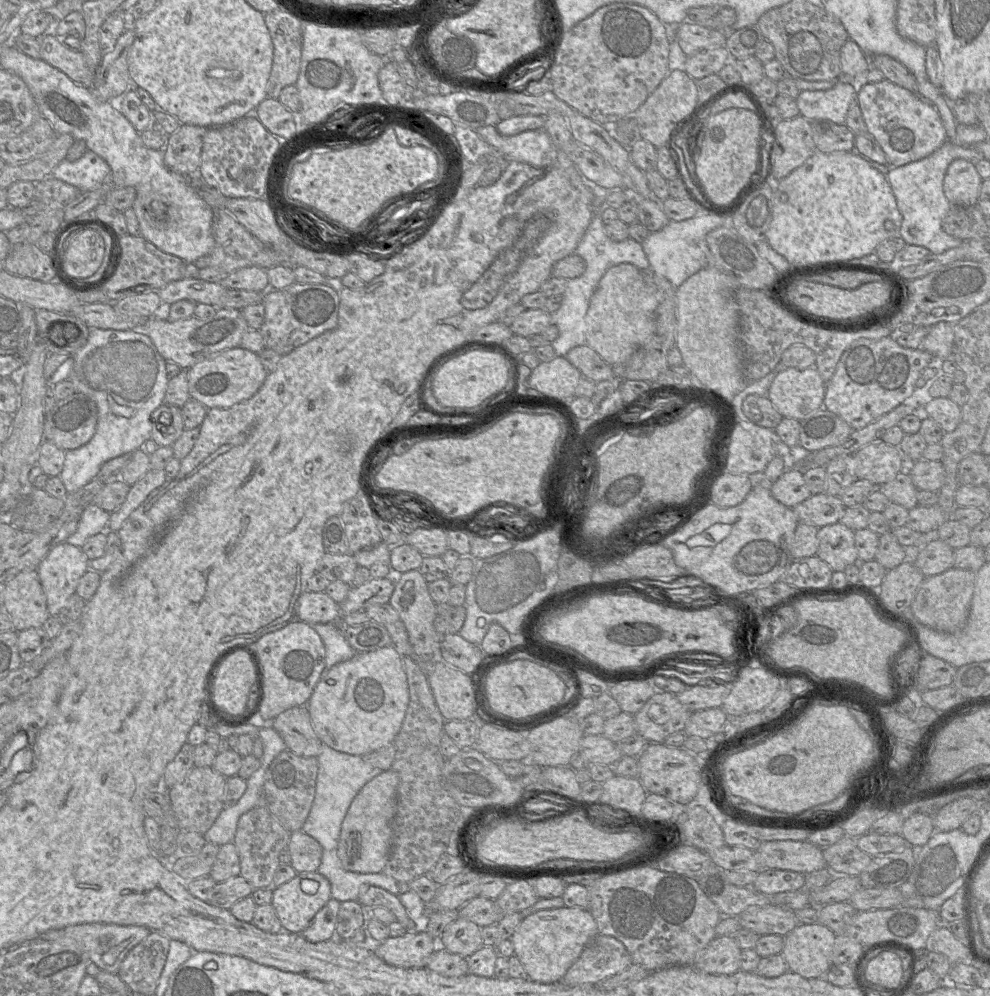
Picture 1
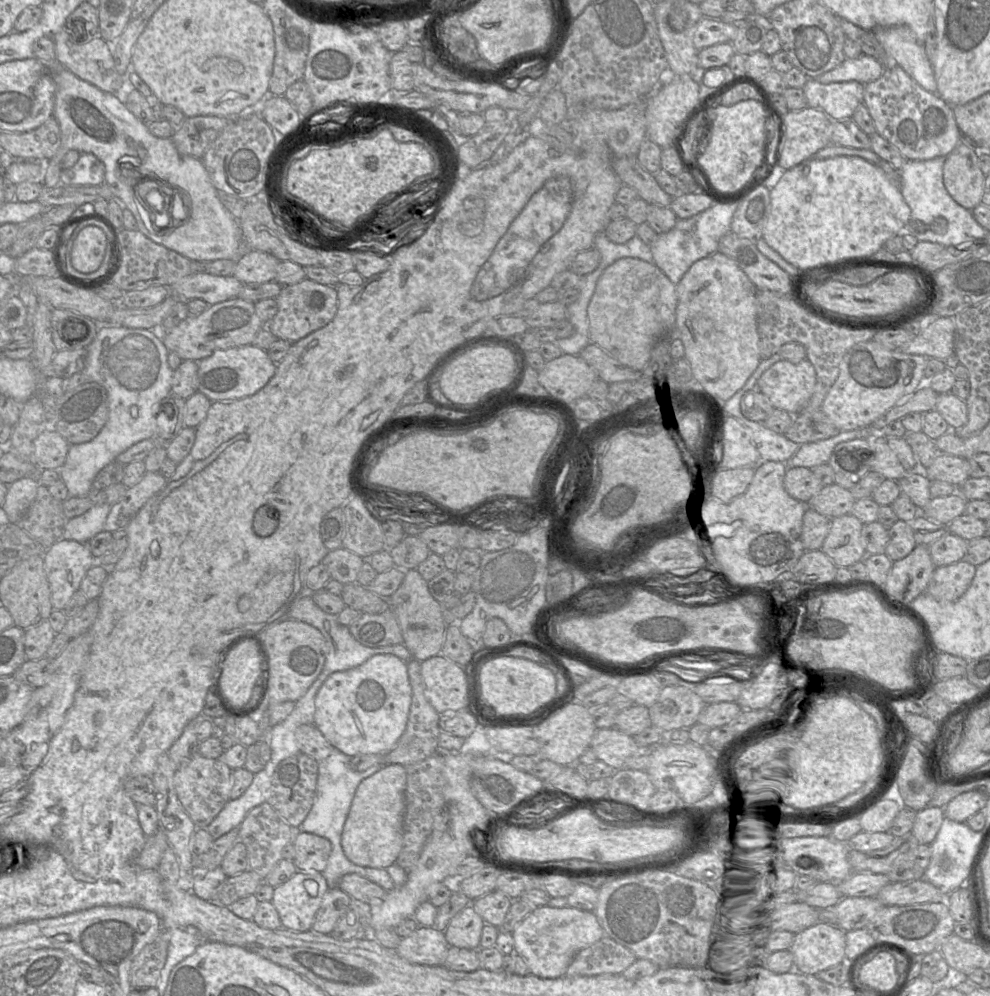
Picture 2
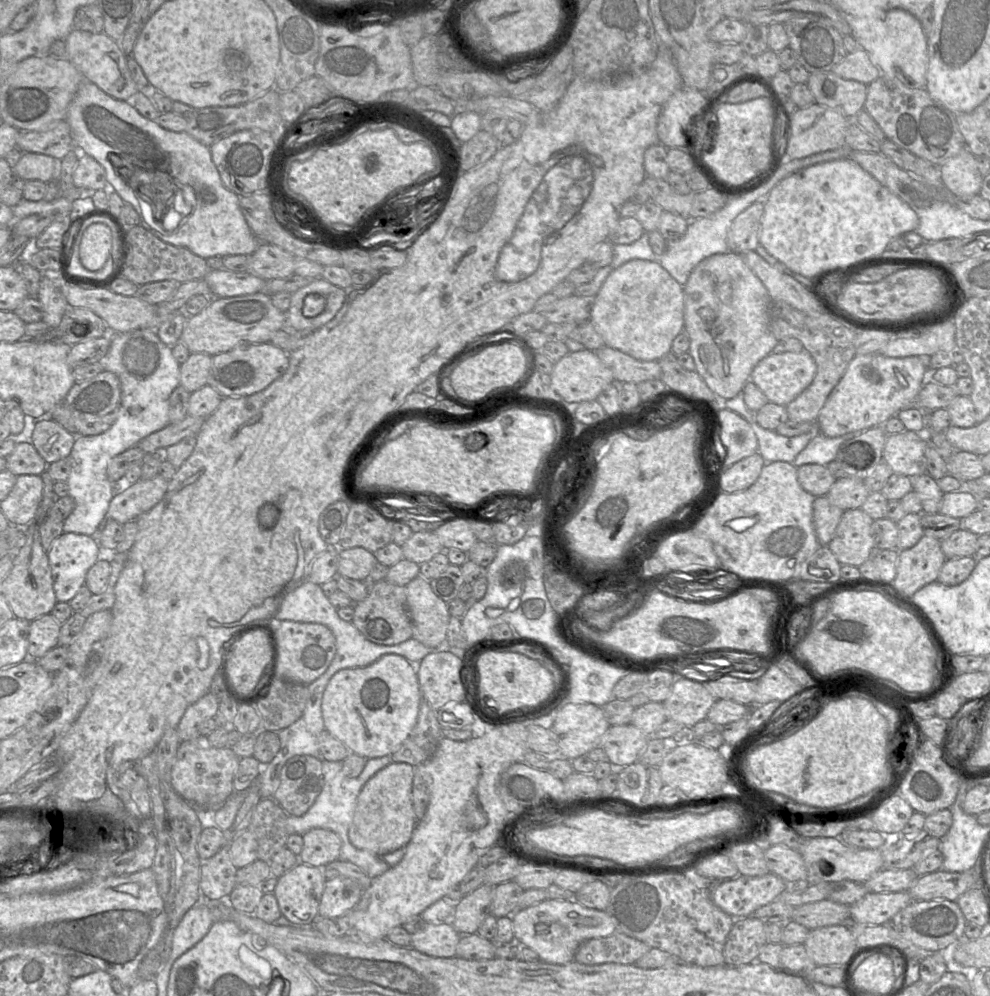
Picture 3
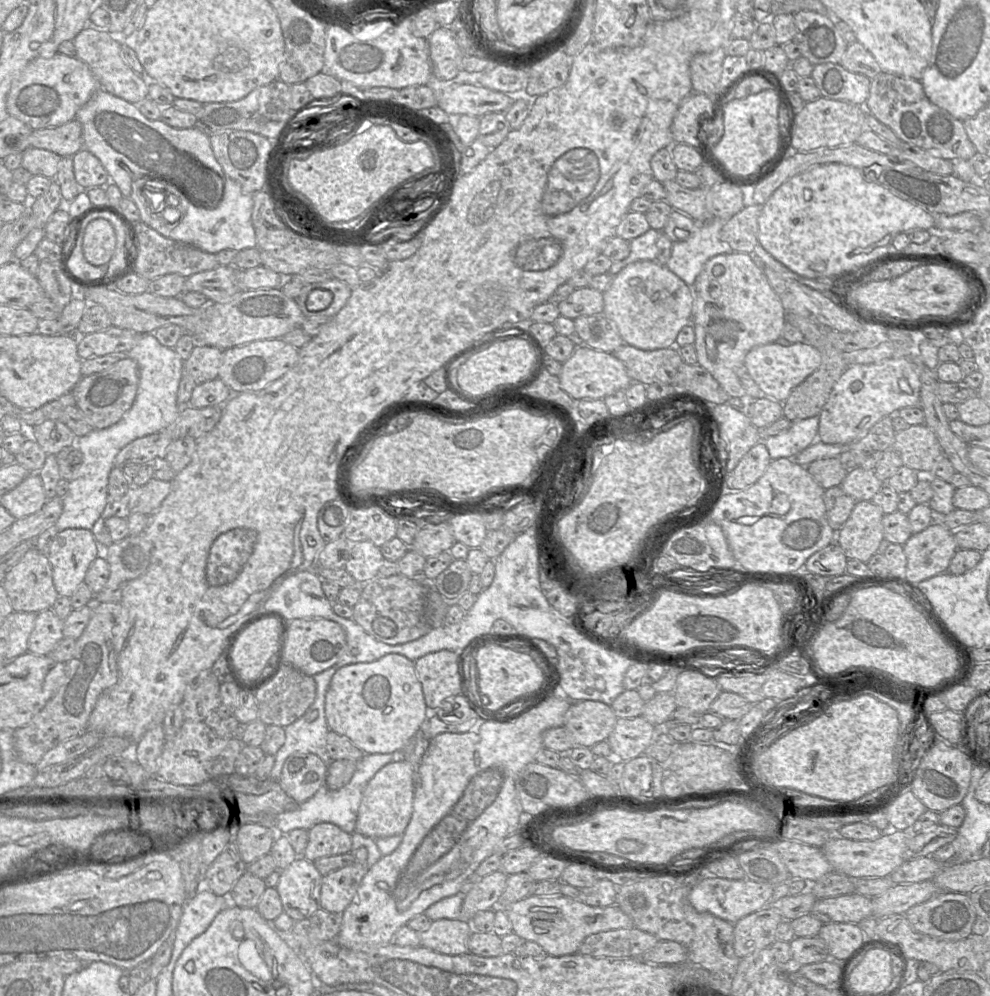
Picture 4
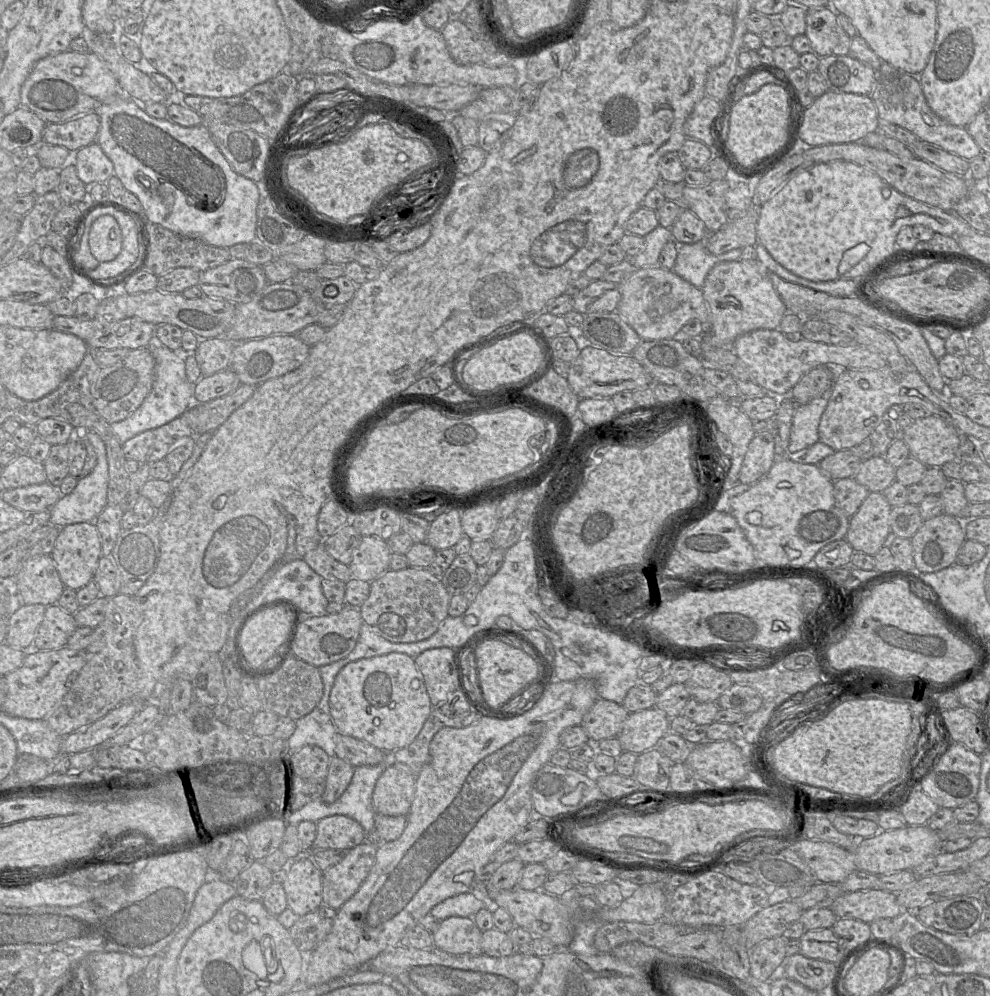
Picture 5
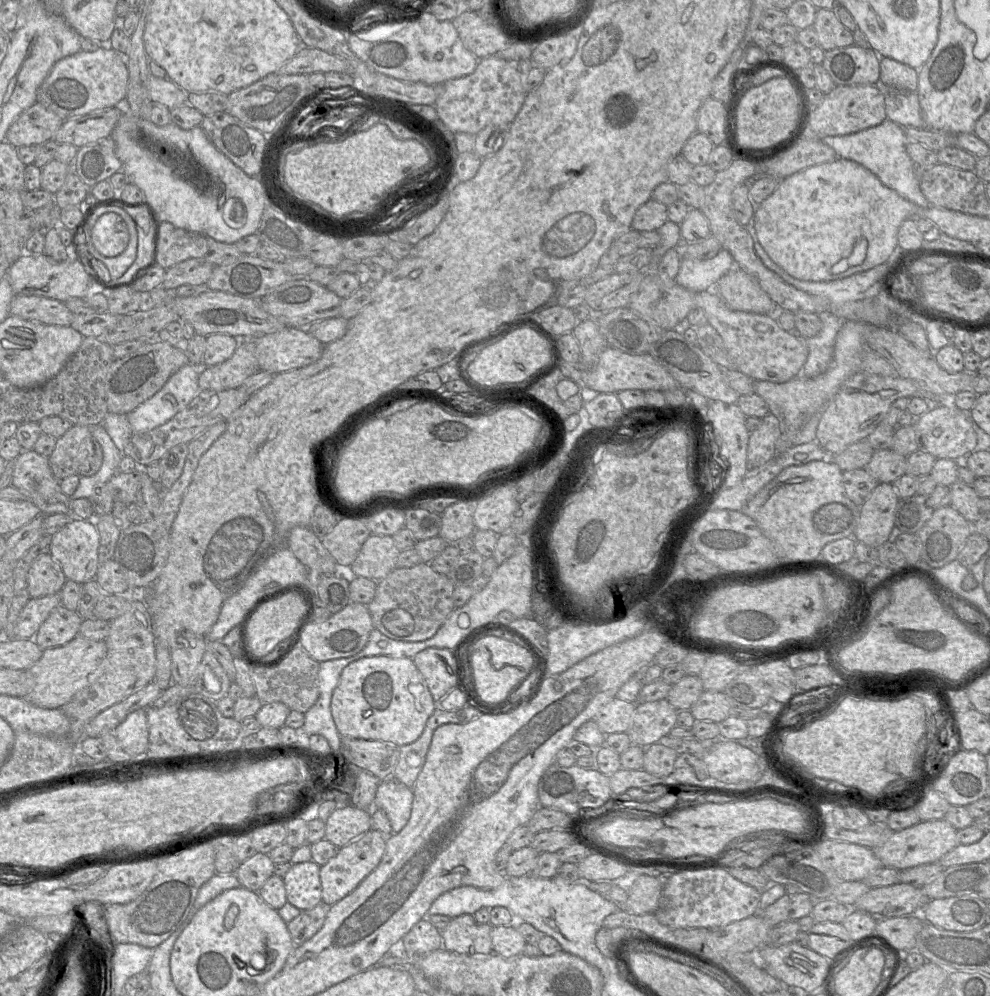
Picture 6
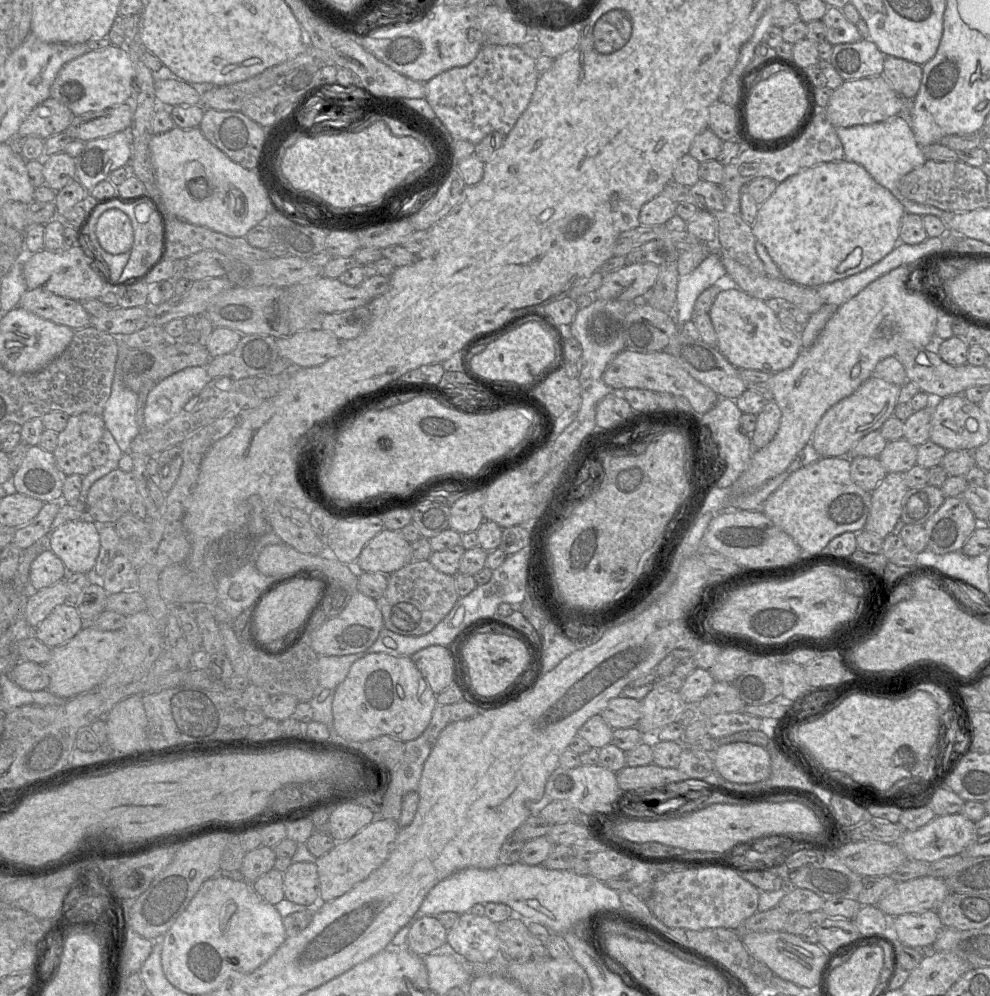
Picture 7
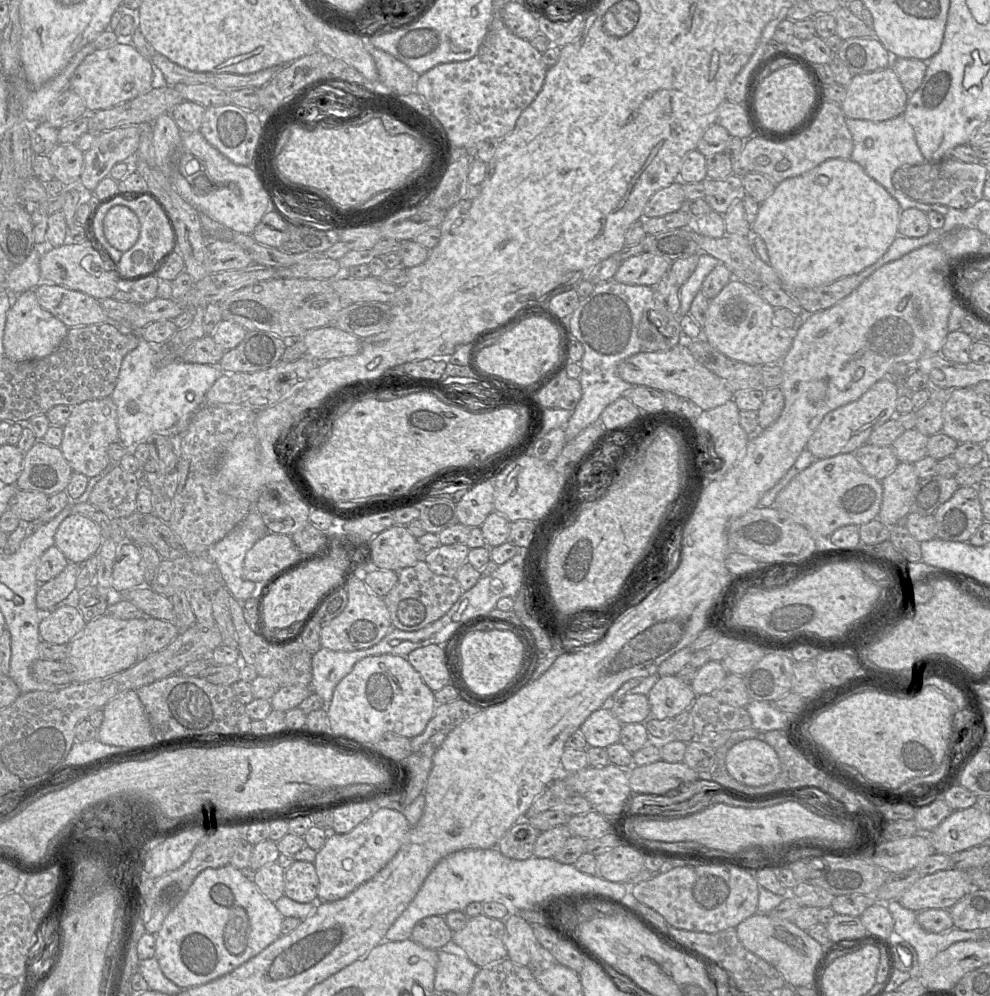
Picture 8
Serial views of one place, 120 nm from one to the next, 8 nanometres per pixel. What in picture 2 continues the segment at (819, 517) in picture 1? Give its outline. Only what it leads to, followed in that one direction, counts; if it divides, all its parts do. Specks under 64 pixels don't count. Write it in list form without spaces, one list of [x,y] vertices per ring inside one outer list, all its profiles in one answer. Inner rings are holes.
[[[836,483],[823,486],[808,502],[818,513],[827,517],[838,517],[849,514],[856,499],[849,489],[845,489]]]

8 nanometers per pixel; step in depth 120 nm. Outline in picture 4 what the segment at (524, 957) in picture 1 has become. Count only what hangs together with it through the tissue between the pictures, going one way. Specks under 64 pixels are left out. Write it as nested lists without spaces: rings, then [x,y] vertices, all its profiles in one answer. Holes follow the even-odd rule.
[[[530,895],[501,908],[505,910],[514,933],[526,941],[536,942],[551,956],[577,953],[584,939],[591,934],[634,927],[632,919],[616,904],[595,907],[563,895]]]

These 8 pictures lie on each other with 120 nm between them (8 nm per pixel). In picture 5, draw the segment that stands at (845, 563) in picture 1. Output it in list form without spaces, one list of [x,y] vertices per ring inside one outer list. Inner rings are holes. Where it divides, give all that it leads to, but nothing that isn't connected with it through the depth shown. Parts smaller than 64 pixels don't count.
[[[870,492],[850,517],[845,539],[855,552],[875,556],[891,531],[892,506],[881,492]]]

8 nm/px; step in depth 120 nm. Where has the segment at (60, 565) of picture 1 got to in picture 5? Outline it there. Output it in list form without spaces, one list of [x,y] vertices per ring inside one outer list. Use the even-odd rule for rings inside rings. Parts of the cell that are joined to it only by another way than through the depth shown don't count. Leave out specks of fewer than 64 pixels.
[[[94,522],[61,527],[51,556],[66,588],[75,591],[93,580],[102,556],[101,539]]]

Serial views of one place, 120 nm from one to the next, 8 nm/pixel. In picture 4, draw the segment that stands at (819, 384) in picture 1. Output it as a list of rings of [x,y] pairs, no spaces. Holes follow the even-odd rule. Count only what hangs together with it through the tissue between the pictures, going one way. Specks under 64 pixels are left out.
[[[776,342],[760,345],[751,349],[744,359],[747,372],[762,394],[780,403],[785,402],[791,392],[815,372],[820,364],[820,352],[807,342],[792,343],[789,346],[782,346]]]

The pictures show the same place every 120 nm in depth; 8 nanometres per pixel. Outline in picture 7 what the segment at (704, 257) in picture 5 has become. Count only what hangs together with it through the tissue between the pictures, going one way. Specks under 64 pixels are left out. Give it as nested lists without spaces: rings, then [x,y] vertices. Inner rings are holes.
[[[718,251],[711,253],[691,273],[680,276],[677,285],[674,318],[680,326],[693,320],[694,304],[698,296],[713,285],[726,282],[726,269]]]

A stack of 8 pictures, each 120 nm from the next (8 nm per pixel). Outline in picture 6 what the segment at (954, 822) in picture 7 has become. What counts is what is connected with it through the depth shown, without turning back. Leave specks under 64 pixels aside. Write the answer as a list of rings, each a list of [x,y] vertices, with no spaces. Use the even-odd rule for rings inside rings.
[[[936,819],[920,821],[911,827],[901,831],[895,831],[884,844],[870,849],[873,850],[884,867],[901,871],[919,865],[936,863],[942,856],[957,845],[957,829],[945,819]]]

